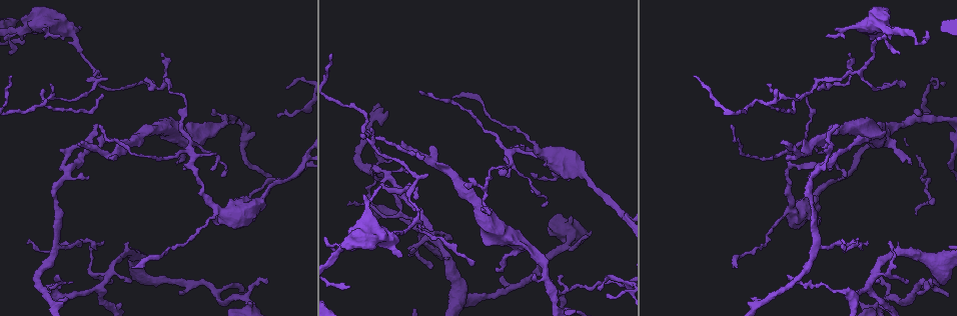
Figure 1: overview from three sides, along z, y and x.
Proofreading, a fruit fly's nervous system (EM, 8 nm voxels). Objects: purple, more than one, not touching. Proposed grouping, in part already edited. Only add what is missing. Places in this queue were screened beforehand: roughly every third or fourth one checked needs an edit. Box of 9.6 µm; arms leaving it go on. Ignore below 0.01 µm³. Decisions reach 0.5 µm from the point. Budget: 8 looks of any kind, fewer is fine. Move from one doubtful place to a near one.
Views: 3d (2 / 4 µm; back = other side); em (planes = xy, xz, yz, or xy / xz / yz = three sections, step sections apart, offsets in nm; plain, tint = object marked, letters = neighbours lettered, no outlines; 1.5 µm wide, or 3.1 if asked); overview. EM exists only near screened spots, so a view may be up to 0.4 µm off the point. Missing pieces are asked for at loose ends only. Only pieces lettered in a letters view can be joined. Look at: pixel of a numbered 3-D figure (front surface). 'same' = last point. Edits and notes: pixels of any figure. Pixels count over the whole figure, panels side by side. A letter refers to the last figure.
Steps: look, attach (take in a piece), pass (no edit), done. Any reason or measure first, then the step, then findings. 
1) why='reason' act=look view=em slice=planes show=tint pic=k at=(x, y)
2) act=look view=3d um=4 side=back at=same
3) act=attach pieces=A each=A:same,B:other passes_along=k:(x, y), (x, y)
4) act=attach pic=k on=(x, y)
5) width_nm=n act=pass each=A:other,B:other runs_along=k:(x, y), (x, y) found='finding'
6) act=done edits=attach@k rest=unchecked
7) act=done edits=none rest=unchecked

why='free end' act=look view=em slice=planes show=plain pic=1 at=(417, 198)

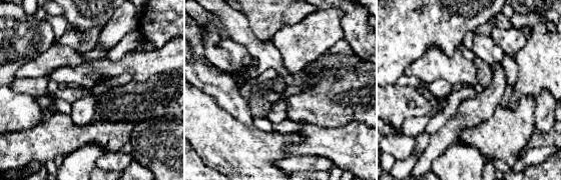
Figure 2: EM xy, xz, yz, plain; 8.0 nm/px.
why='what lies round it' act=look view=em slice=planes show=letters at=same

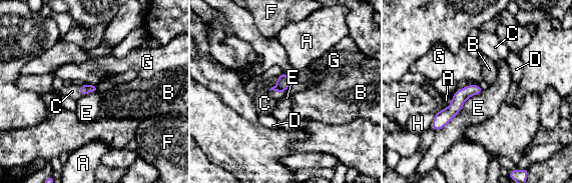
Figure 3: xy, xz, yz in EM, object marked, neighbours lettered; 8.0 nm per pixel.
act=attach pieces=C each=A:other,B:other,C:same,D:other,E:other,F:other,G:other,H:other found='the cell continues'

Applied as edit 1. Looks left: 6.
why='branch stops here' act=look view=3d um=2 pic=1 at=(780, 142)

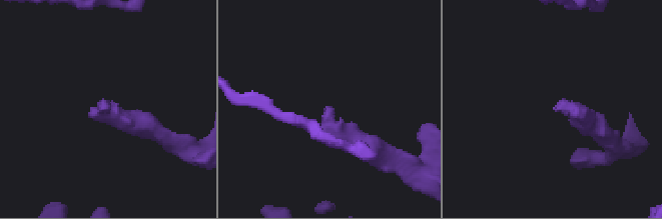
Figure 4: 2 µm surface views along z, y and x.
act=look view=em slice=planes show=letters pic=4 at=(108, 105)

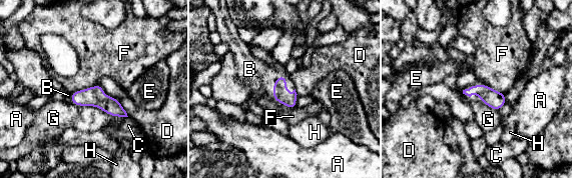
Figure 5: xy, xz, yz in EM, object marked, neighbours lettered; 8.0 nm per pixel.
act=attach pieces=B each=A:other,B:same,C:other,D:other,E:other,F:other,G:other,H:other passes_along=5:(280, 94), (273, 90), (250, 69) found='the cell continues'

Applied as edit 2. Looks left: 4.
act=look view=overview

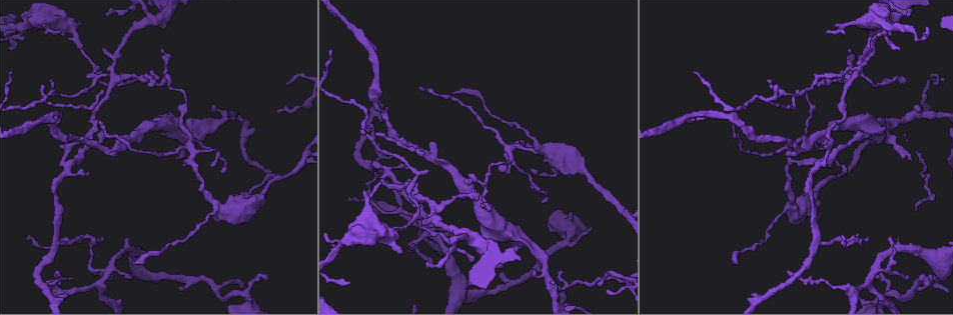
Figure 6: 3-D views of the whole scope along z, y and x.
why='end of a long branch' act=look view=em slice=xz step=8 show=letters pic=6 at=(452, 92)

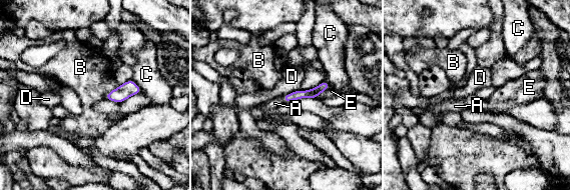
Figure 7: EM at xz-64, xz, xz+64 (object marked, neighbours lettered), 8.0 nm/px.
width_nm=70 act=attach pieces=A each=A:same,B:other,C:other,D:other,E:other passes_along=7:(312, 93), (282, 99), (274, 103) found='it goes on there'

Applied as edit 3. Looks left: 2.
act=done edits=attach@3,attach@5,attach@7 rest=unchecked

